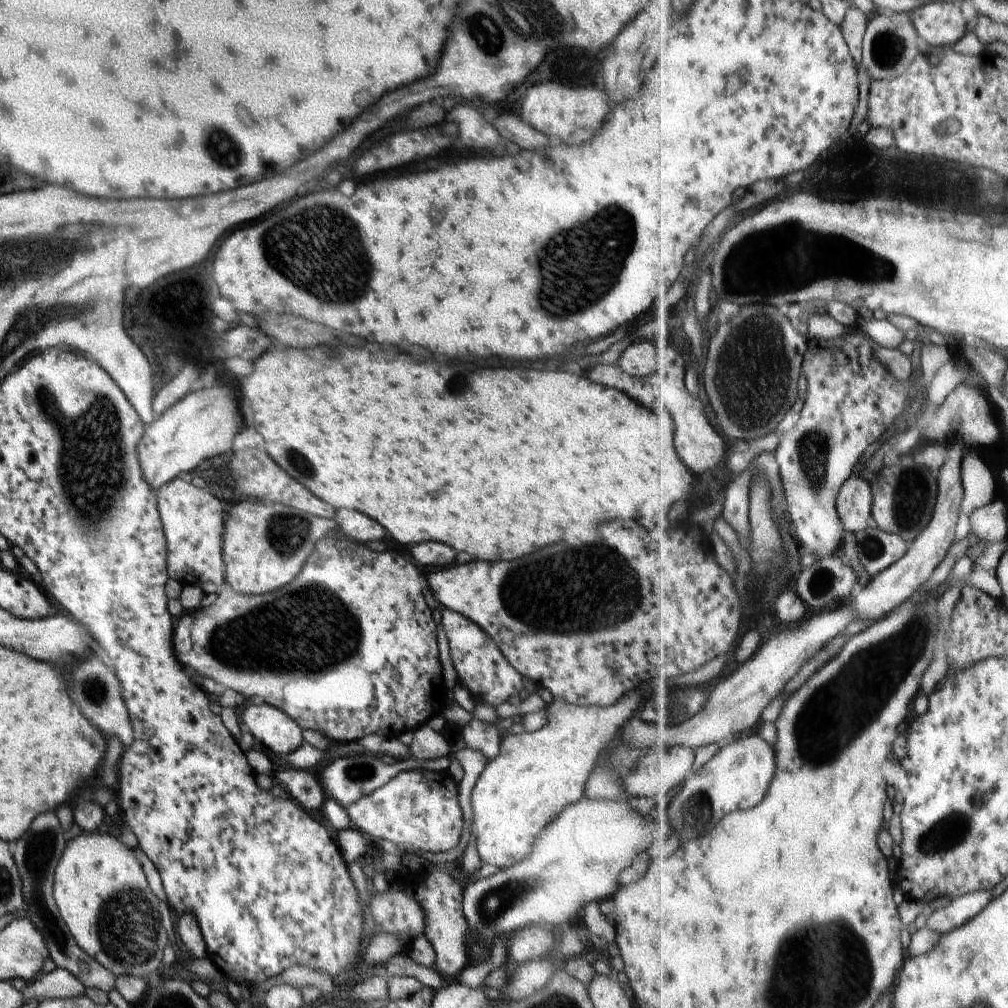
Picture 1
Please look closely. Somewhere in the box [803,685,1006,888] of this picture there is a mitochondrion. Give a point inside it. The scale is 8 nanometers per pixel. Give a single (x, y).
(950, 830)

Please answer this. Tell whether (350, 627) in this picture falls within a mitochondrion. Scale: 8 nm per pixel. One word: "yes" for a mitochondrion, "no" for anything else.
yes

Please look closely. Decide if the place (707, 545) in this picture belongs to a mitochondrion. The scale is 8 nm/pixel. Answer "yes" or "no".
no

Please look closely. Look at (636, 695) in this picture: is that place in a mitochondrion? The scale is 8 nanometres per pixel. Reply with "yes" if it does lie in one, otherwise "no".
no

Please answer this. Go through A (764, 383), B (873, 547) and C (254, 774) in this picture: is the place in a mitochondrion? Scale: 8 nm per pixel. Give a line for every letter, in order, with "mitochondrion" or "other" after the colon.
A: mitochondrion
B: mitochondrion
C: other

